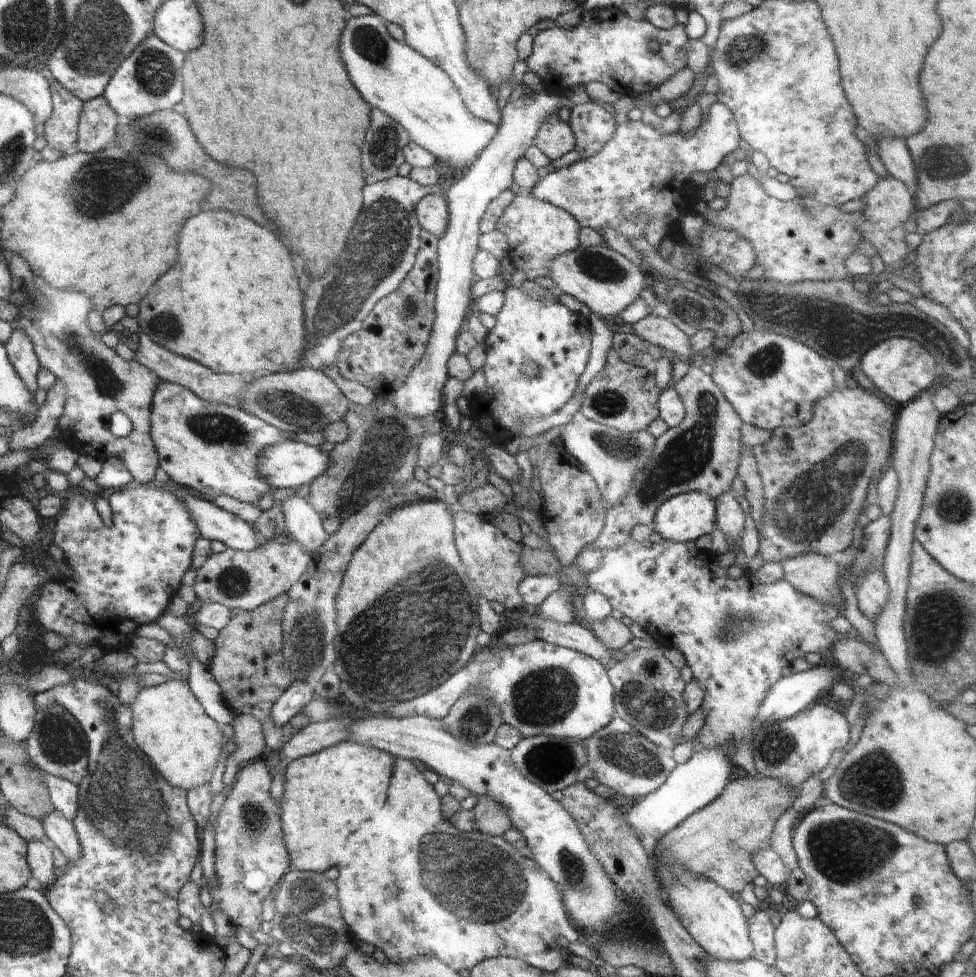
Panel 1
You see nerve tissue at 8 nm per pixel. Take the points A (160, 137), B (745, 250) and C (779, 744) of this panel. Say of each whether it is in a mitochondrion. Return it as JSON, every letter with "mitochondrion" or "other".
{"A":"mitochondrion","B":"other","C":"mitochondrion"}

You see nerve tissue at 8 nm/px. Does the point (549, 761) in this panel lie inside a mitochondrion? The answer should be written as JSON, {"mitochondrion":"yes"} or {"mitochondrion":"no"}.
{"mitochondrion":"yes"}

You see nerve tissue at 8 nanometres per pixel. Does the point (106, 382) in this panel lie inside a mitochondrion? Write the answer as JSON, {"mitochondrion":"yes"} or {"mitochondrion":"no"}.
{"mitochondrion":"yes"}

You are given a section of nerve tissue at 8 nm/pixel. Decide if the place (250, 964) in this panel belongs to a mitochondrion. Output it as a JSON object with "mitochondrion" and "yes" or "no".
{"mitochondrion":"no"}

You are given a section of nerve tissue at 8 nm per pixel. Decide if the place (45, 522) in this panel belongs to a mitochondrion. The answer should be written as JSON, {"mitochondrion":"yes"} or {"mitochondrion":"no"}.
{"mitochondrion":"no"}

